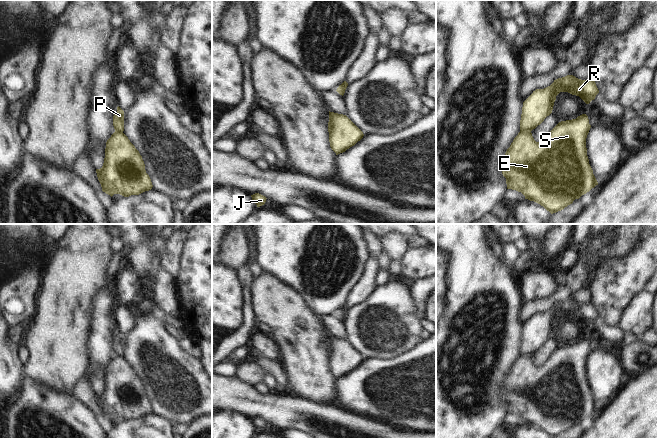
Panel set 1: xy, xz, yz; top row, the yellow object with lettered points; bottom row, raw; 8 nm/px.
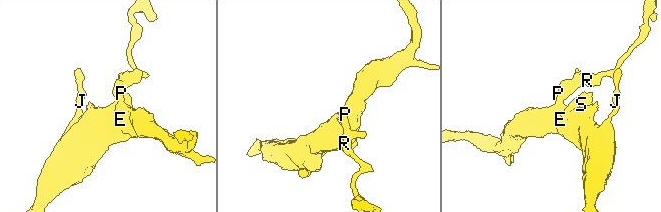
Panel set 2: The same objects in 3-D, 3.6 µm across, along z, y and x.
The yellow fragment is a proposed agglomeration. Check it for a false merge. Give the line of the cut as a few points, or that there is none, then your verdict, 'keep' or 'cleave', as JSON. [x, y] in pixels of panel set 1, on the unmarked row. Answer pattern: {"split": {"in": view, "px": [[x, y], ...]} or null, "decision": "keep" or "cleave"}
{"split": {"in": "yz", "px": [[520, 354], [530, 356]]}, "decision": "cleave"}

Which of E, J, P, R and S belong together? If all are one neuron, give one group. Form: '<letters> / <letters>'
E J S / P R

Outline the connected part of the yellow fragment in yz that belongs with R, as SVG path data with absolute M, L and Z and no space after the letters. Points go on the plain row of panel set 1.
M573 299L558 302L544 313L536 313L523 326L520 355L531 356L540 349L552 337L556 320L560 316L579 320L586 328L589 328L595 323L599 314L592 302L581 304Z

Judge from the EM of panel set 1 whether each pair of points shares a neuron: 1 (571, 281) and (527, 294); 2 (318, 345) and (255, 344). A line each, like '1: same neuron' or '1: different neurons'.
1: different neurons
2: different neurons

